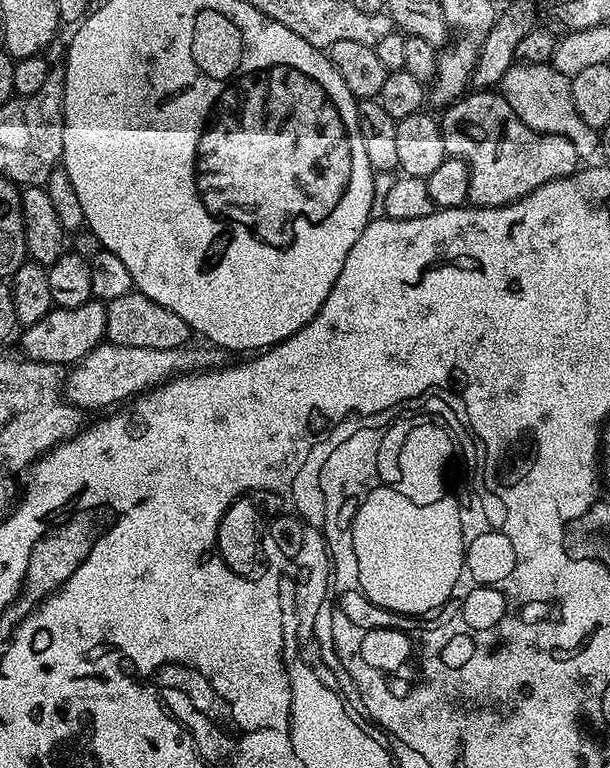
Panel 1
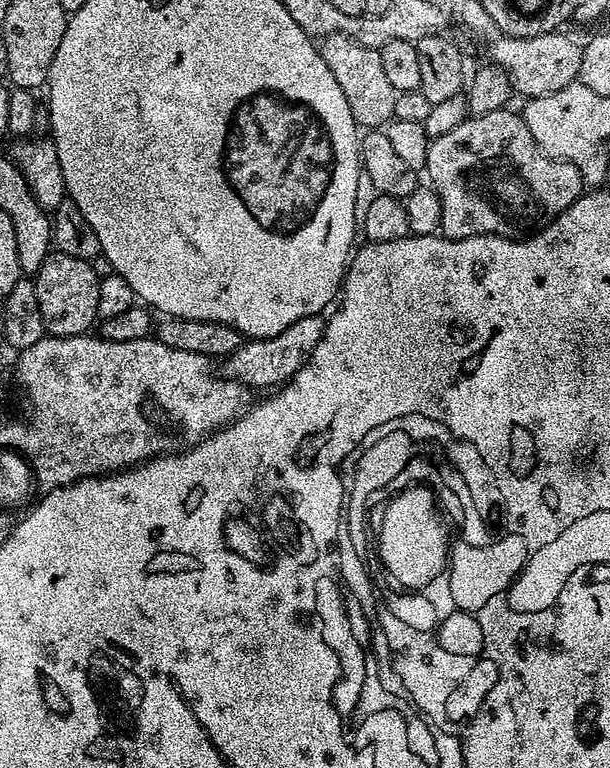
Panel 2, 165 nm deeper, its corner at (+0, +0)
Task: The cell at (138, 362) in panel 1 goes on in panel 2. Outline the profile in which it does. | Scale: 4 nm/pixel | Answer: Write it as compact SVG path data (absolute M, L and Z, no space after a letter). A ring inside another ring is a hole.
M323 315L307 316L294 322L294 326L286 326L286 330L282 330L282 334L274 334L274 338L249 339L247 342L241 343L240 348L234 350L223 361L223 375L243 384L248 390L253 390L252 388L275 390L287 384L294 378L294 374L298 374L298 370L302 370L302 366L310 358L310 354L314 354L314 346L318 346L318 342L322 338L325 323Z

